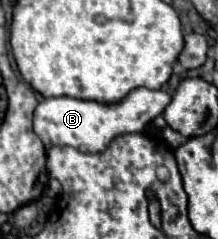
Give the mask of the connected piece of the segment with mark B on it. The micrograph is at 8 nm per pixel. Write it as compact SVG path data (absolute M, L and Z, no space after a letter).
M143 87L131 91L125 99L117 103L99 103L99 101L85 101L75 97L43 99L35 109L33 129L45 147L69 145L85 153L99 153L105 151L115 137L143 131L153 117L163 113L169 101L171 95L167 91L153 91Z

